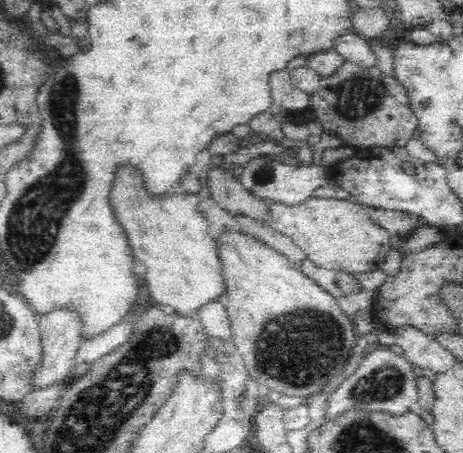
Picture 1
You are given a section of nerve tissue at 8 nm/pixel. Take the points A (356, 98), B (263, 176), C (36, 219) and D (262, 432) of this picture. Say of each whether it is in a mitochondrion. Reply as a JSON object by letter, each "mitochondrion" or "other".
{"A":"mitochondrion","B":"mitochondrion","C":"mitochondrion","D":"other"}

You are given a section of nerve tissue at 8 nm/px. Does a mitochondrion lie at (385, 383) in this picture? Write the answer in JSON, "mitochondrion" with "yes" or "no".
{"mitochondrion":"yes"}

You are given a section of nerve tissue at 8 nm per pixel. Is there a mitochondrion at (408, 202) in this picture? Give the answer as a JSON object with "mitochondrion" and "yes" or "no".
{"mitochondrion":"no"}

